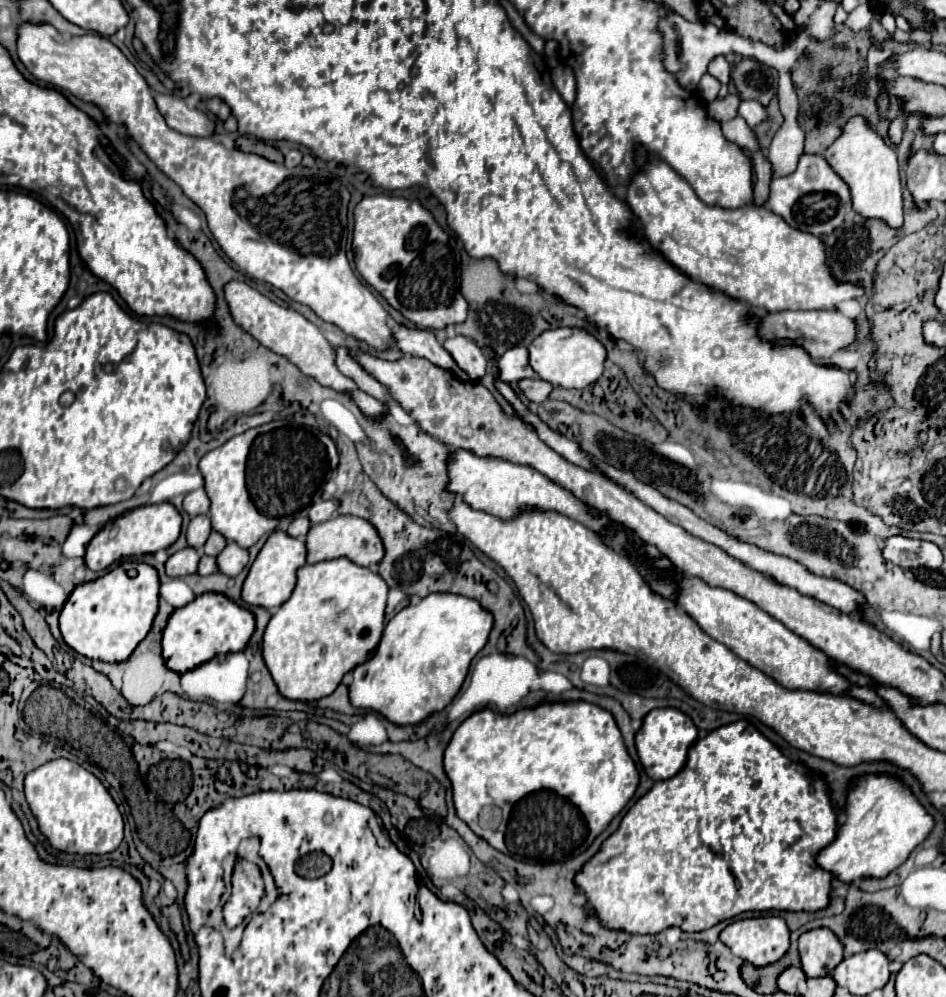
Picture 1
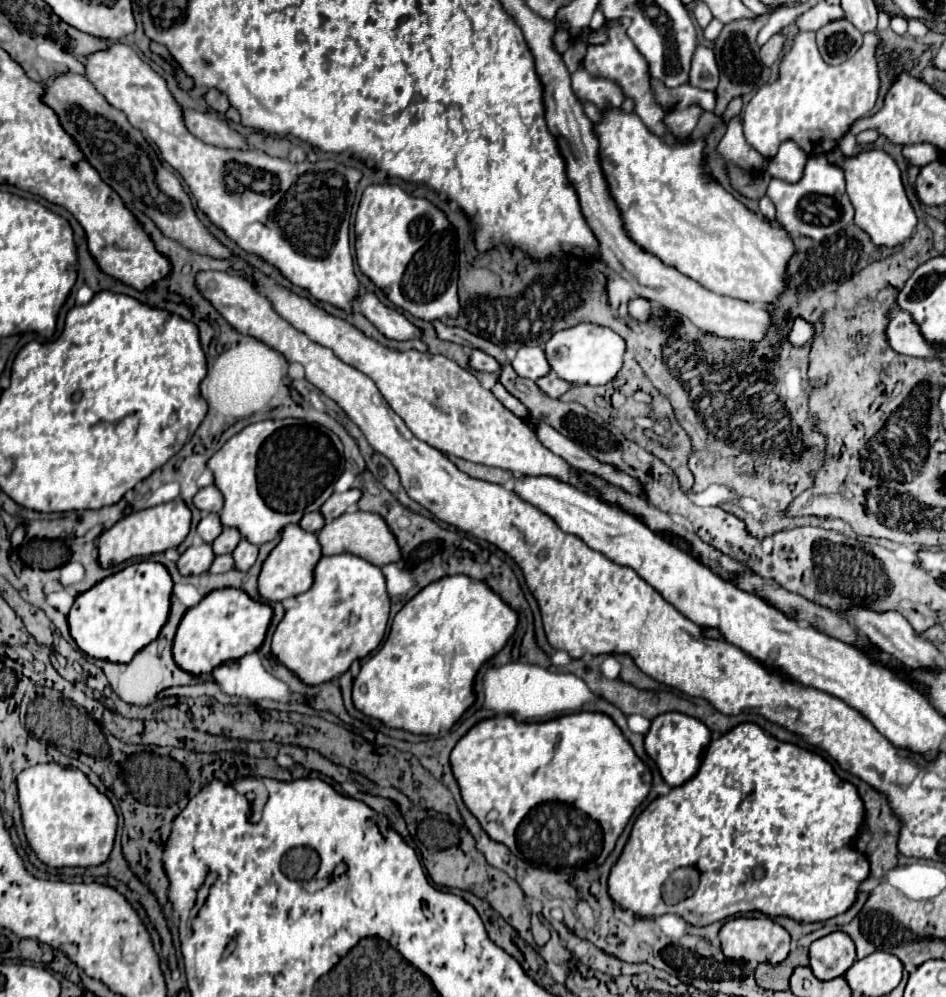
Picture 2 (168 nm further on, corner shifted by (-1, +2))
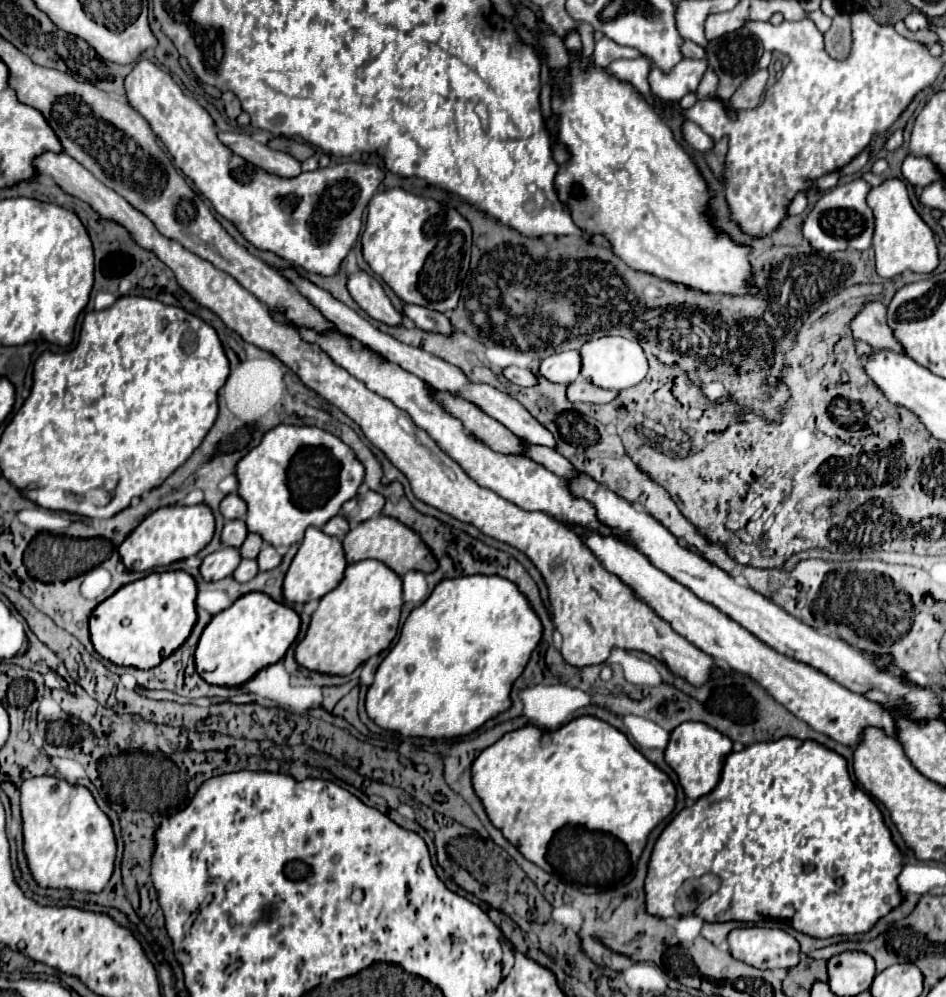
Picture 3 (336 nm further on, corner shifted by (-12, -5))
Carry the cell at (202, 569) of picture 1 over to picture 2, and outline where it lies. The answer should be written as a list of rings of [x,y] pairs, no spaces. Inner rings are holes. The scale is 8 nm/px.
[[[225,554],[225,556],[217,556],[217,558],[215,558],[215,562],[213,562],[213,566],[211,566],[209,572],[221,574],[221,572],[229,572],[233,566],[235,566],[233,556],[231,556],[231,554]]]

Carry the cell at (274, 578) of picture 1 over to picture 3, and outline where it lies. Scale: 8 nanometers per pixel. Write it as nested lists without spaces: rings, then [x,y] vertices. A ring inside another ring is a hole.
[[[308,527],[306,535],[304,535],[304,539],[300,543],[300,549],[294,555],[294,559],[290,563],[290,569],[288,569],[288,573],[284,577],[284,583],[282,583],[284,599],[288,603],[308,603],[312,599],[324,597],[328,591],[332,591],[342,581],[346,565],[348,563],[344,559],[342,541],[322,533],[316,527]]]

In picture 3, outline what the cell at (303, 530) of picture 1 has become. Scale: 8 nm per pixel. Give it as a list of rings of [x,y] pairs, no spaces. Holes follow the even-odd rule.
[[[336,515],[336,517],[332,517],[332,519],[322,527],[322,531],[324,531],[326,535],[332,535],[332,537],[342,539],[342,537],[348,533],[348,521],[346,521],[342,515]]]

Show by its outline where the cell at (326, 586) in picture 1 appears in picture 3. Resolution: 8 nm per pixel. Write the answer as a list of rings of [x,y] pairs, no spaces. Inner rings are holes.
[[[376,559],[352,563],[336,589],[324,595],[312,613],[304,639],[294,649],[294,659],[308,671],[324,675],[350,675],[366,659],[390,647],[398,631],[402,609],[402,579]]]

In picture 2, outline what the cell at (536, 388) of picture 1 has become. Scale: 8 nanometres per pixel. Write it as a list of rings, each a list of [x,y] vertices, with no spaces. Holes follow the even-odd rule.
[[[547,374],[547,376],[543,376],[543,378],[539,378],[537,380],[537,386],[547,394],[547,396],[551,396],[551,398],[559,398],[561,394],[565,394],[569,388],[571,388],[571,384],[569,382],[565,382],[565,380],[561,380],[557,374]]]

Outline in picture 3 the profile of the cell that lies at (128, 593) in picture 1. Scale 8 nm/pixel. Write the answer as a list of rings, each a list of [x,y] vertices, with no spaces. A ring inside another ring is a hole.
[[[186,571],[150,573],[120,587],[90,615],[90,639],[96,653],[114,665],[152,669],[190,635],[196,623],[196,583]]]

